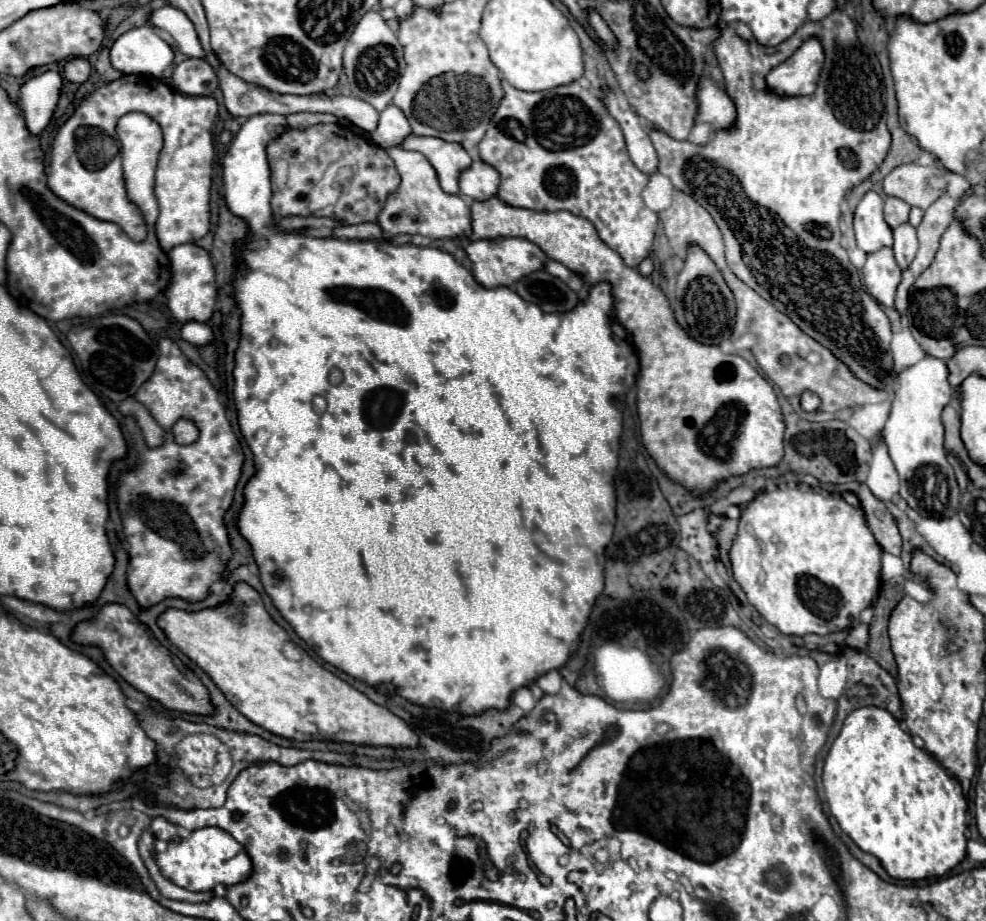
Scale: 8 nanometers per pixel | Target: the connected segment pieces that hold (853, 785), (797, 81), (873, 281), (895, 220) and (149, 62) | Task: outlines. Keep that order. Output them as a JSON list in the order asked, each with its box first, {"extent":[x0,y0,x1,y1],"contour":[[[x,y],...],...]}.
[{"extent":[823,707,967,881],"contour":[[[879,707],[853,711],[833,741],[823,767],[823,787],[831,815],[857,847],[879,859],[889,877],[897,881],[923,881],[943,877],[967,855],[967,801],[961,783],[951,777],[925,749],[915,747],[903,725]]]},{"extent":[767,37,825,95],"contour":[[[809,37],[787,61],[767,75],[767,85],[777,95],[811,95],[817,89],[825,51],[817,37]]]},{"extent":[863,247,901,307],"contour":[[[883,247],[867,255],[863,265],[863,281],[869,293],[885,307],[893,307],[895,289],[901,281],[901,269],[893,259],[891,247]]]},{"extent":[885,197,909,229],"contour":[[[885,197],[885,221],[891,229],[899,227],[909,219],[909,205],[897,197]]]},{"extent":[111,27,173,77],"contour":[[[151,27],[123,33],[111,47],[111,65],[123,75],[141,73],[161,77],[173,61],[173,49]]]}]

